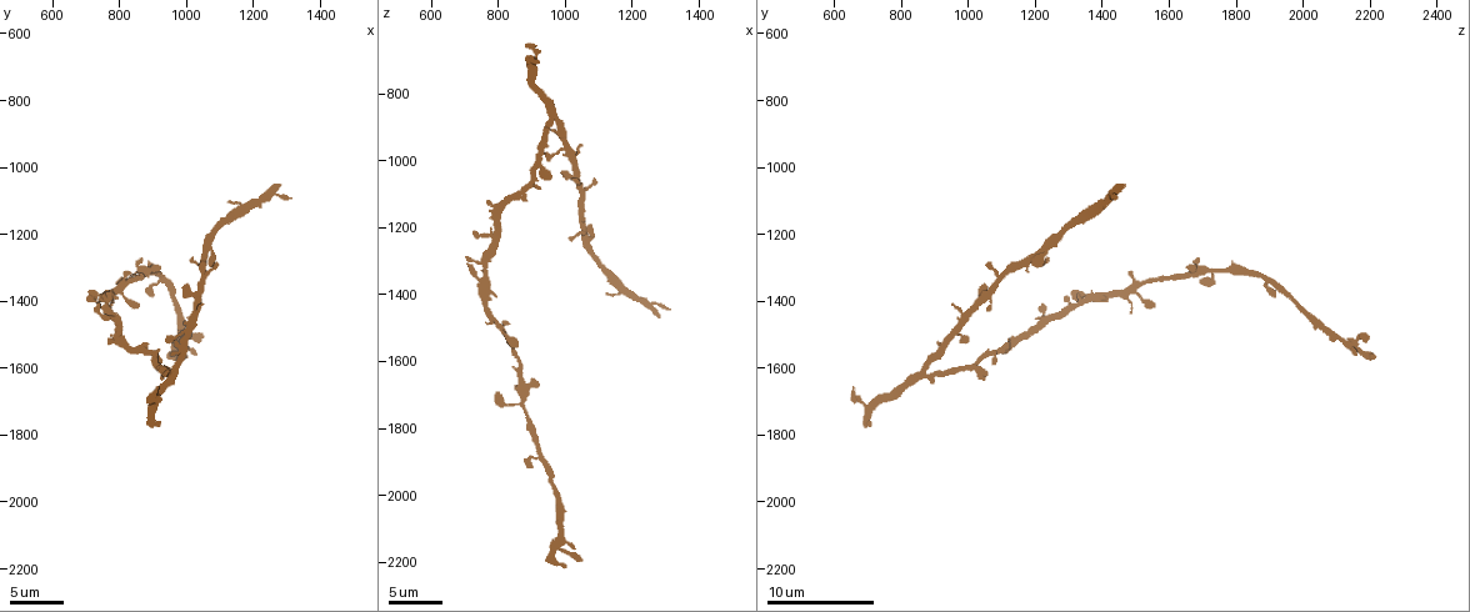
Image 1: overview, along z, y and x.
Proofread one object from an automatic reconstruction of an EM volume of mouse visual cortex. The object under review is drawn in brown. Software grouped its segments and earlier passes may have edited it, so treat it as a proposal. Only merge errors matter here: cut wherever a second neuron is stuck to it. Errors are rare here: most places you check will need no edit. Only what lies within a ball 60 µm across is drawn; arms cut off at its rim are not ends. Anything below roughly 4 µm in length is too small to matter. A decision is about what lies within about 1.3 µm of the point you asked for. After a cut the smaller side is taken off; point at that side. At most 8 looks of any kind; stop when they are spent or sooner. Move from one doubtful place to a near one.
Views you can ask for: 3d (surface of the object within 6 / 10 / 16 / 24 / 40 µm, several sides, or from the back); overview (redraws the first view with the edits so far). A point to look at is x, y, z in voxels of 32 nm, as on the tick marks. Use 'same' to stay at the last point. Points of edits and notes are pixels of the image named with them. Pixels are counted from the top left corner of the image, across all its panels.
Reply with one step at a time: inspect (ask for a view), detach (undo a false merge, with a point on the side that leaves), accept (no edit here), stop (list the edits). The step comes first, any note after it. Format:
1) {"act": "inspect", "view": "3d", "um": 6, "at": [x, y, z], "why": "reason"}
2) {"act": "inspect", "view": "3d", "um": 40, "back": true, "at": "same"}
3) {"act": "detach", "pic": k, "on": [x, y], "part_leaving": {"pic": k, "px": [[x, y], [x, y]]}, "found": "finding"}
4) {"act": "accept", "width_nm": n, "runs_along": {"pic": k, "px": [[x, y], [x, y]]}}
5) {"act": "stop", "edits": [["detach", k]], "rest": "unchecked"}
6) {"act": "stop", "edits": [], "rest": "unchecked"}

{"act": "inspect", "view": "3d", "um": 6, "at": [970, 1600, 860], "why": "three arms meet"}

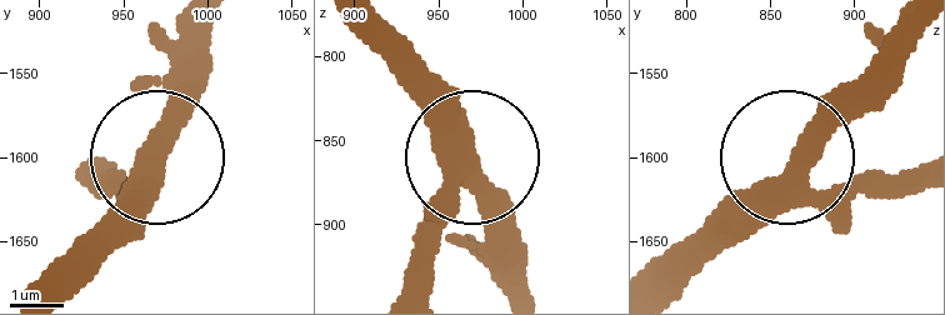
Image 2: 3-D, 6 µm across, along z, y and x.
{"act": "inspect", "view": "3d", "um": 6, "back": true, "at": [968, 1598, 870]}

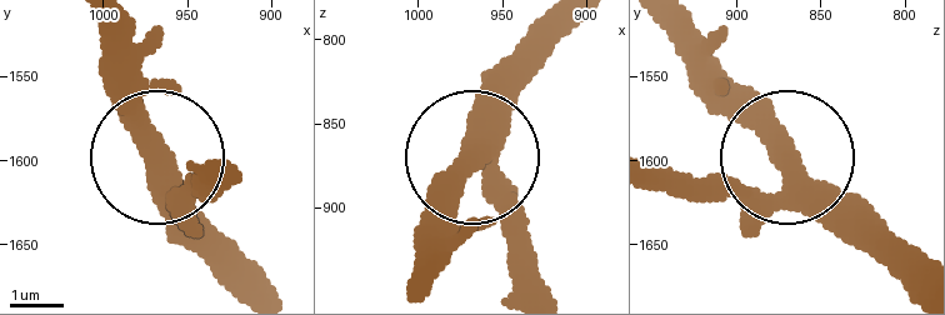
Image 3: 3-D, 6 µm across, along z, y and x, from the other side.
{"act": "accept", "arms": 3, "runs_along": {"pic": 3, "px": [[533, 285], [510, 190], [470, 150], [528, 74]]}, "found": "all the same neuron"}

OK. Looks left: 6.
{"act": "inspect", "view": "3d", "um": 16, "at": [800, 1530, 1140], "why": "three-way junction"}

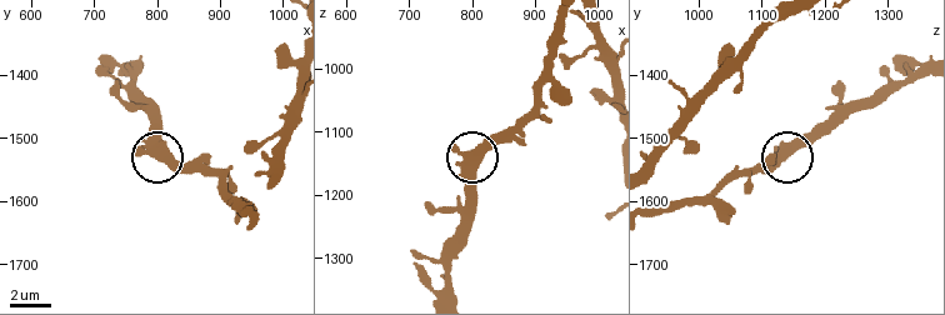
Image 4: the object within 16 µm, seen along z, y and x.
{"act": "inspect", "view": "3d", "um": 6, "at": [800, 1525, 1135]}

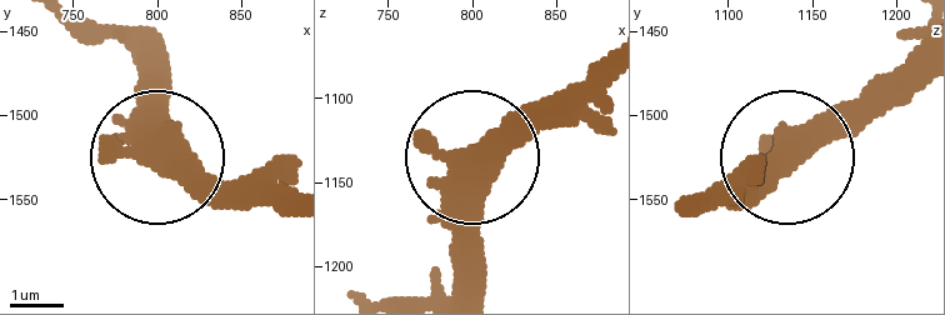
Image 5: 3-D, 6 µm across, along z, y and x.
{"act": "accept", "runs_along": {"pic": 5, "px": [[805, 136], [793, 159], [689, 199]]}, "found": "all the same neuron"}

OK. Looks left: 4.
{"act": "inspect", "view": "3d", "um": 10, "at": [810, 1360, 1490], "why": "four or more arms meet"}

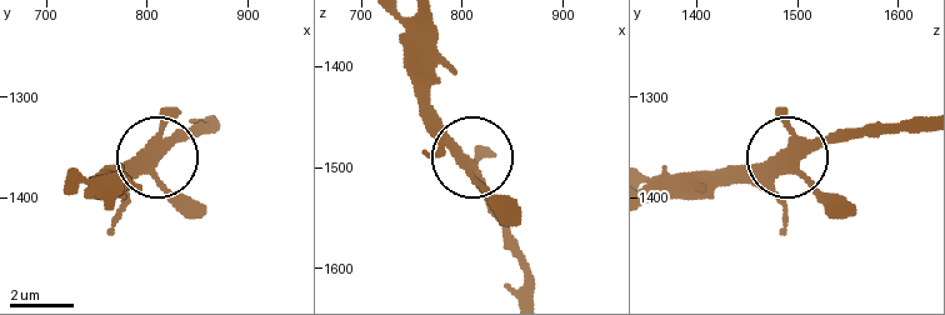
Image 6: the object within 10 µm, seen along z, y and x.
{"act": "accept", "width_nm": 360, "runs_along": {"pic": 6, "px": [[425, 20], [425, 93], [436, 125], [504, 211]]}, "found": "one neuron here"}

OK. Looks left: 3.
{"act": "inspect", "view": "3d", "um": 16, "at": [1250, 1080, 1420], "why": "thin arm on a thick one"}

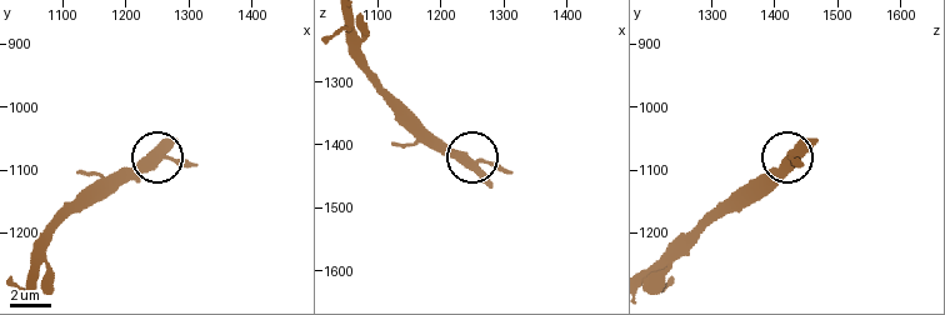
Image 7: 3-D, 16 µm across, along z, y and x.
{"act": "accept", "runs_along": {"pic": 7, "px": [[348, 20], [353, 55], [428, 130], [474, 159], [511, 171]]}, "found": "continuous, no second neuron"}

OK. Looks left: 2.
{"act": "stop", "edits": [], "rest": "unchecked"}

